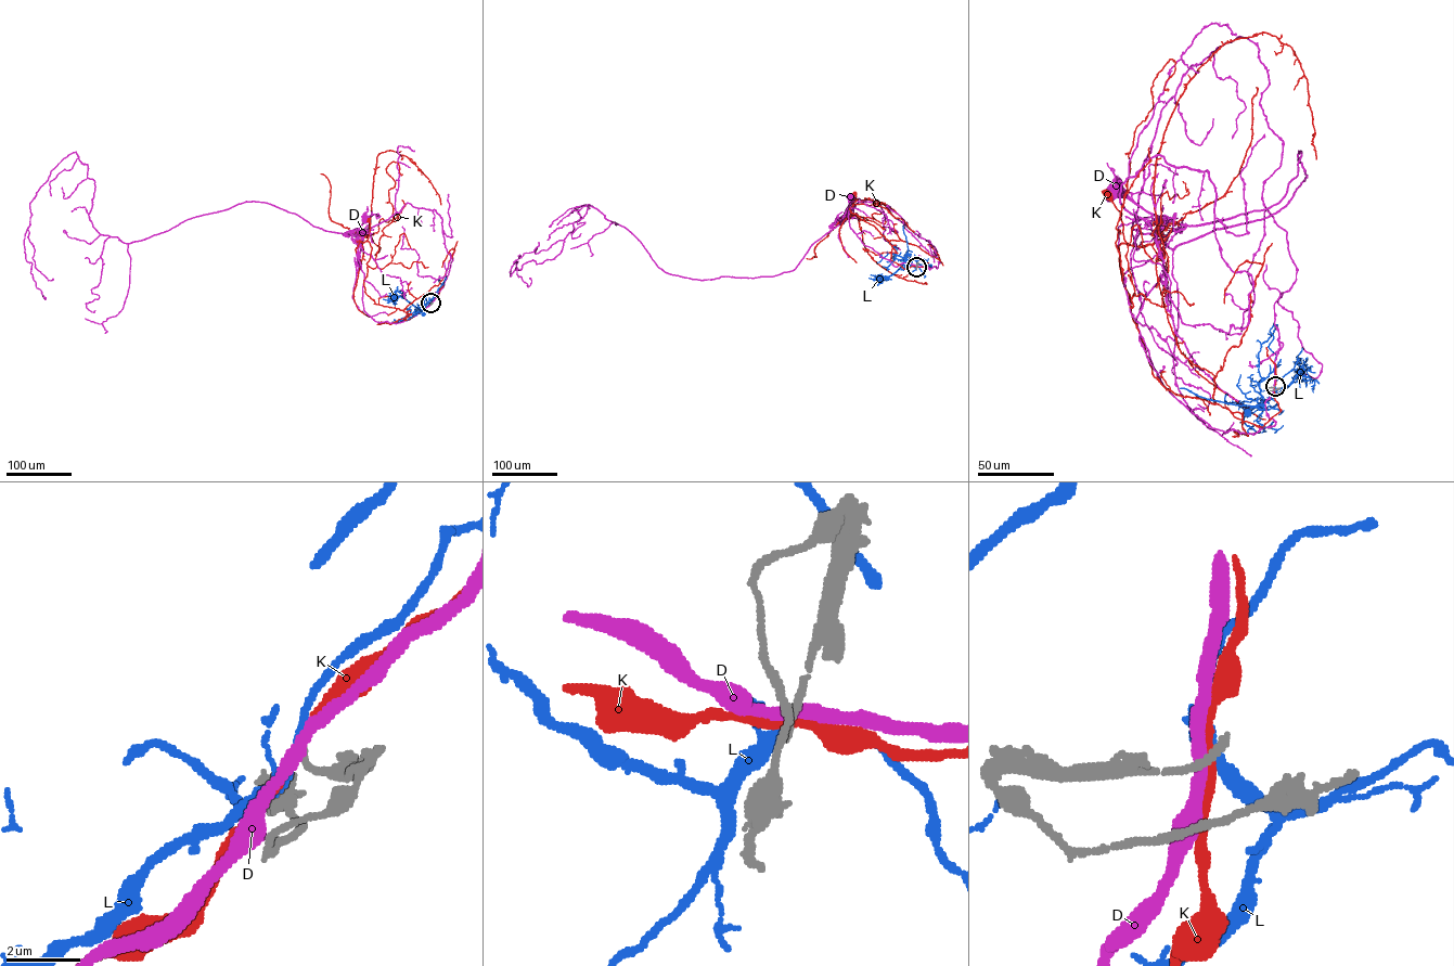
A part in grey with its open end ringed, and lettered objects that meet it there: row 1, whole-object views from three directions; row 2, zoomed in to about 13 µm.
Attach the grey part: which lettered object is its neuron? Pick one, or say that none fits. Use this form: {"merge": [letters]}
{"merge": []}

